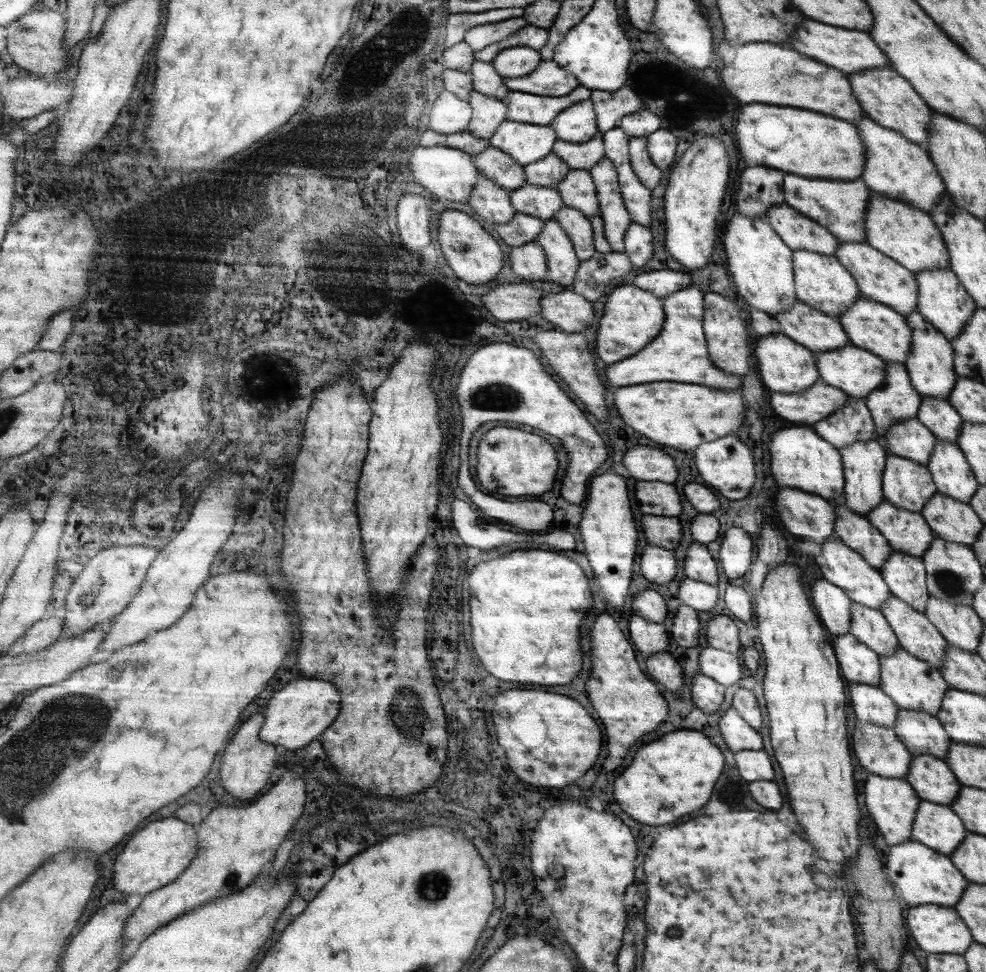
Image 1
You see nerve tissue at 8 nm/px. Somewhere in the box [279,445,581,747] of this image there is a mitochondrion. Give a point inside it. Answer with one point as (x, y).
(403, 712)

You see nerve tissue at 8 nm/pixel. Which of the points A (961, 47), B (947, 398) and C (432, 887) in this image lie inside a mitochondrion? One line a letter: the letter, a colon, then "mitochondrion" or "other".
A: other
B: other
C: mitochondrion

